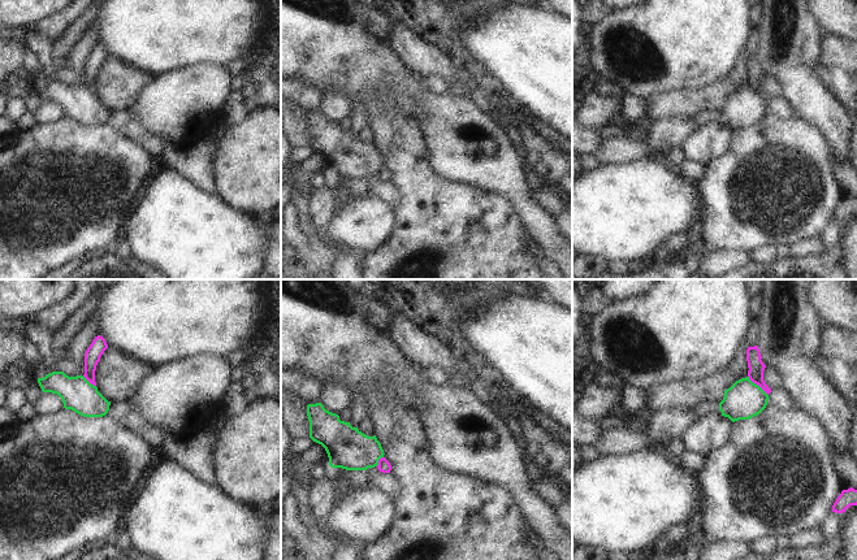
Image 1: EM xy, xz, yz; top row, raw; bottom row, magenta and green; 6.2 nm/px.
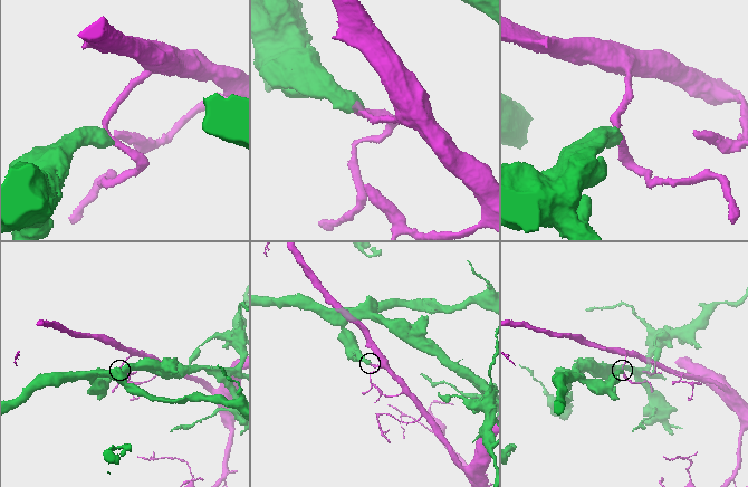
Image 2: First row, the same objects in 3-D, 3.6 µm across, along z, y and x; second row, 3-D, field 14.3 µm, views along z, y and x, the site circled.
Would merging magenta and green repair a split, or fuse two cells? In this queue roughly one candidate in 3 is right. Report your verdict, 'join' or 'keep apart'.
keep apart

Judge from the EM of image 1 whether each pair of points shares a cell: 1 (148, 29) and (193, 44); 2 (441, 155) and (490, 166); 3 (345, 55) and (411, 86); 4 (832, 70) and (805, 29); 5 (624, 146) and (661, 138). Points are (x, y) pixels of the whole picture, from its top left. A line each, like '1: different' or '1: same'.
1: same
2: same
3: same
4: different
5: same

